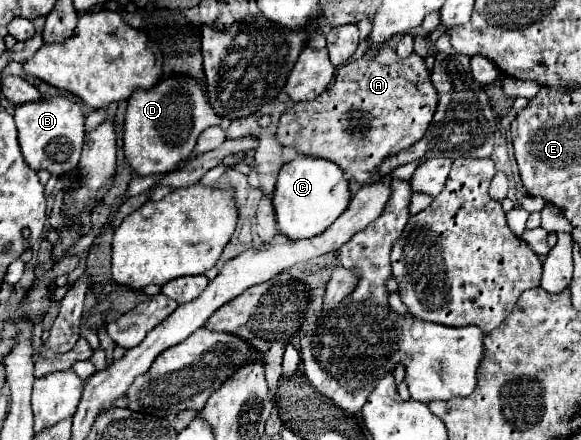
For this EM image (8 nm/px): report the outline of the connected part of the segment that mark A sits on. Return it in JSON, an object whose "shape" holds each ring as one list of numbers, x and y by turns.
{"shape":[[383,43,377,49,369,49,361,59,349,61,339,67,335,81,313,101,295,103,285,115,281,115,277,139,285,147,293,147,301,155,315,155,335,161,349,179,359,181,361,185,369,183,385,157,399,153,421,139,427,125,433,119,437,109,437,91,429,79,429,69,425,59,419,55,409,55,401,59,395,55,395,49,389,43]]}

